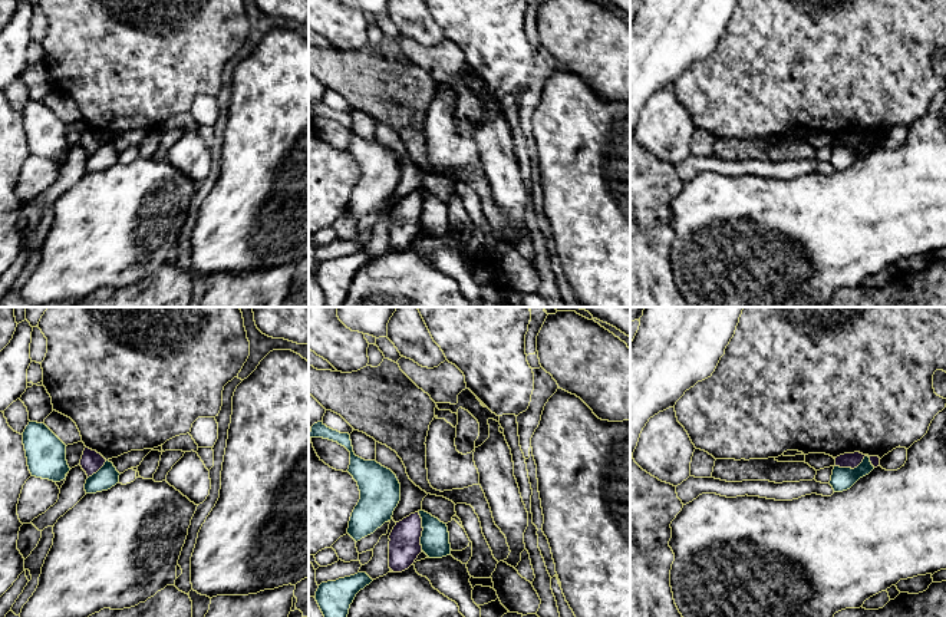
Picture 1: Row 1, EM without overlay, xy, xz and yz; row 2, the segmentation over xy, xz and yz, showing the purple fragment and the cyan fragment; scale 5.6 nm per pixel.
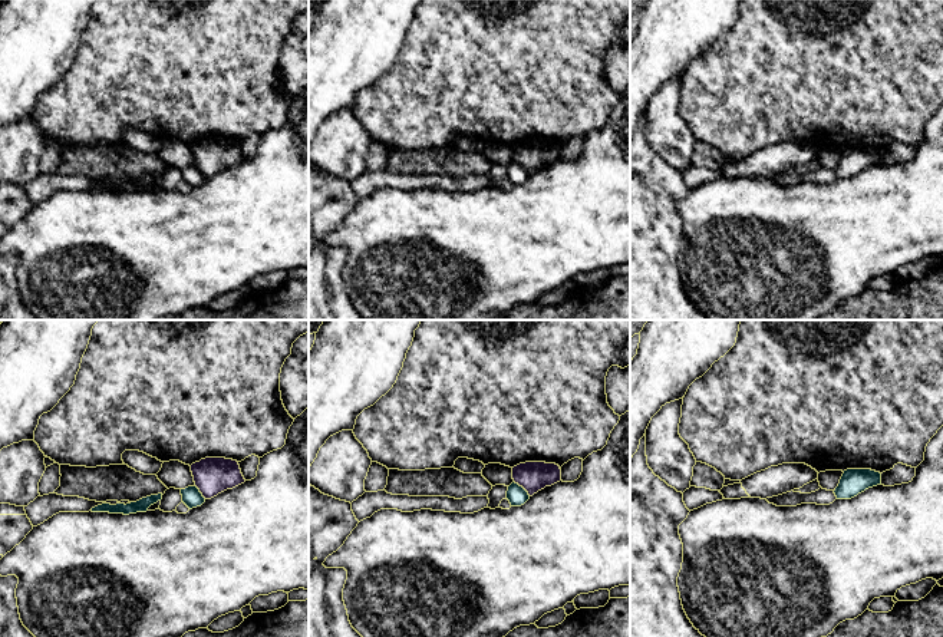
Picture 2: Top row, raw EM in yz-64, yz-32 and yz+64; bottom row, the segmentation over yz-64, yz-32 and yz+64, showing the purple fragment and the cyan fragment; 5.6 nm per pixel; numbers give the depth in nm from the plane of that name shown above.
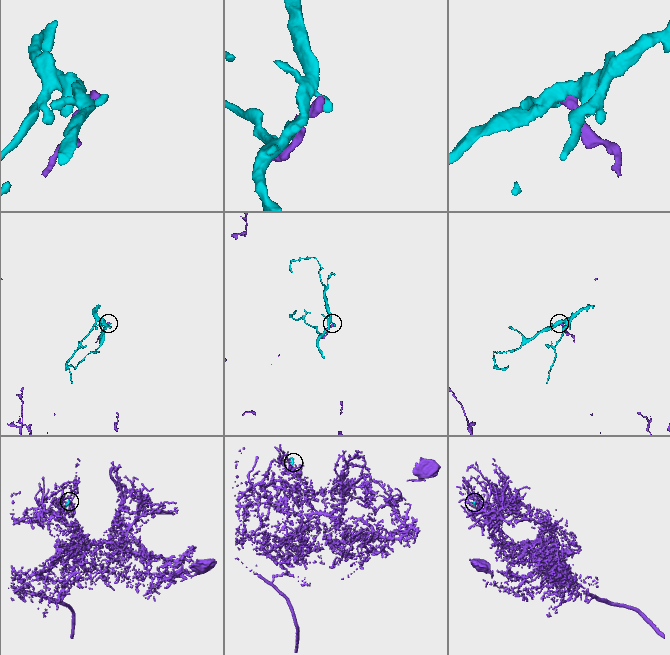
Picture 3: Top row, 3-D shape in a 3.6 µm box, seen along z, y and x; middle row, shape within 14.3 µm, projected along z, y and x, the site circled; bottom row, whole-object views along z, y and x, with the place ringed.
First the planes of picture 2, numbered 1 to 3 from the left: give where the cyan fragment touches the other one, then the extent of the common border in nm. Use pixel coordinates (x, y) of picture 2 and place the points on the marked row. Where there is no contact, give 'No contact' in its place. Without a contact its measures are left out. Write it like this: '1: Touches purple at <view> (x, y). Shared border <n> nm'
1: Touches purple at yz-64 (200, 491). Shared border 100 nm
2: Touches purple at yz-32 (523, 487). Shared border 130 nm
3: No contact

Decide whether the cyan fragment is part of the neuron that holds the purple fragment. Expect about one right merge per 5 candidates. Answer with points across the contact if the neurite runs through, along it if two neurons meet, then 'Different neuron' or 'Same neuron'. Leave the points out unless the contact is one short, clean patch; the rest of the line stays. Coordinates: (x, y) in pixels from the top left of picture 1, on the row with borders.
Boundary: yz (836, 467), (854, 468), (866, 457), (874, 467). Different neuron

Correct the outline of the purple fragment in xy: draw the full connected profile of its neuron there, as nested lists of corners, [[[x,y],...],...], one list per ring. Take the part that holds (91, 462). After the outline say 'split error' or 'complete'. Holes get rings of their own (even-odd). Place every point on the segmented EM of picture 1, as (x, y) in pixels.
[[[85,448],[82,459],[80,459],[80,466],[86,472],[88,478],[96,474],[103,465],[106,459],[98,453],[96,451],[92,451],[89,448]]]; complete

